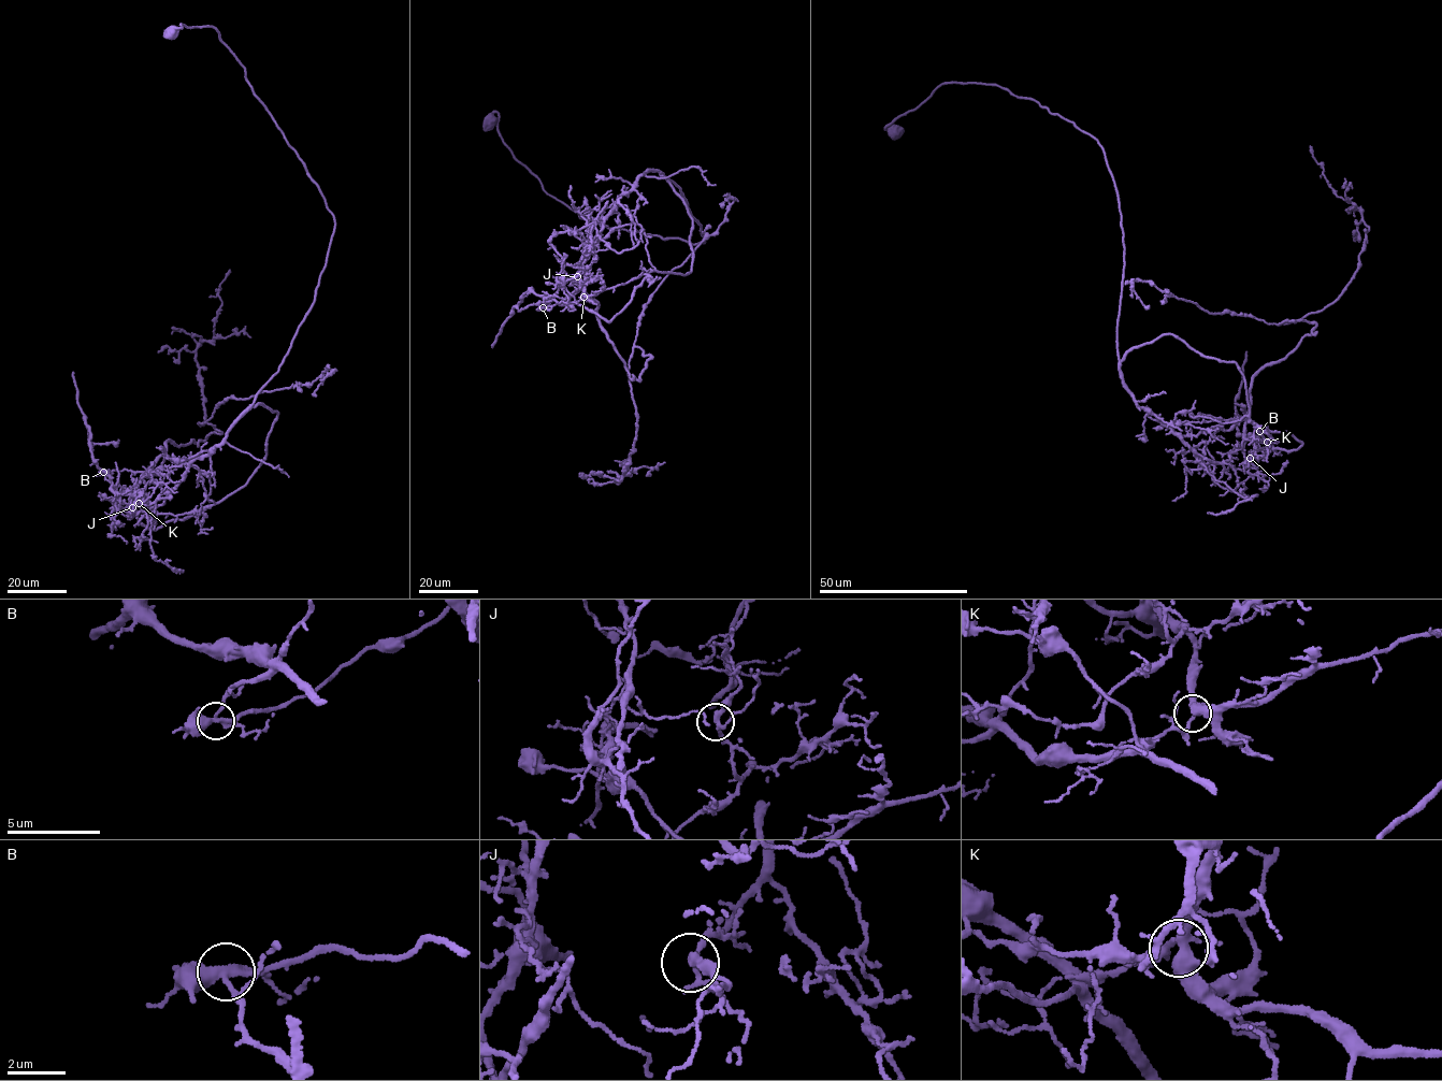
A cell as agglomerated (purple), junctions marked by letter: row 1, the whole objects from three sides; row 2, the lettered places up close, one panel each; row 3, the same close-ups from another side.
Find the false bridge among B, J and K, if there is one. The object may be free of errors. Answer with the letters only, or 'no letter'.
B

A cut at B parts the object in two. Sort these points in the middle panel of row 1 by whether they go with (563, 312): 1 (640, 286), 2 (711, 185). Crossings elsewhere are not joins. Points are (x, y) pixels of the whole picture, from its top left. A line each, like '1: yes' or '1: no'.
1: no
2: no

